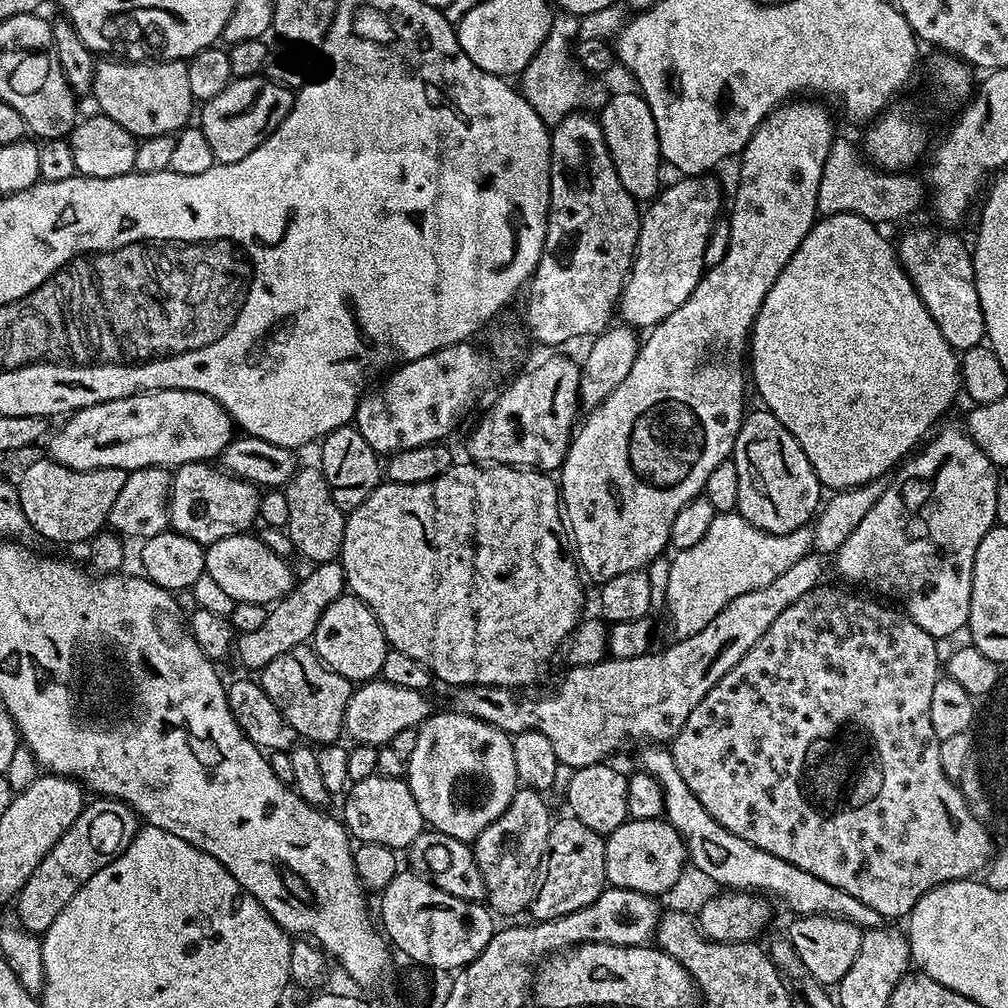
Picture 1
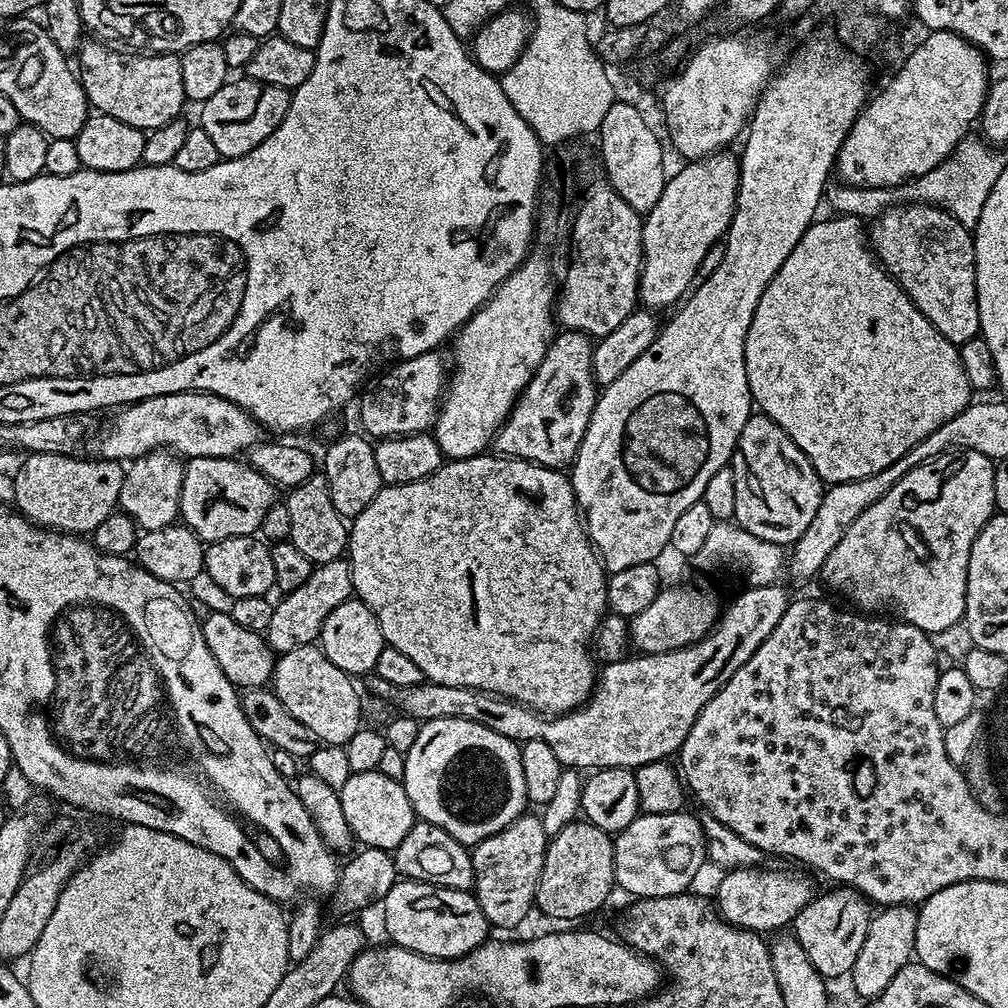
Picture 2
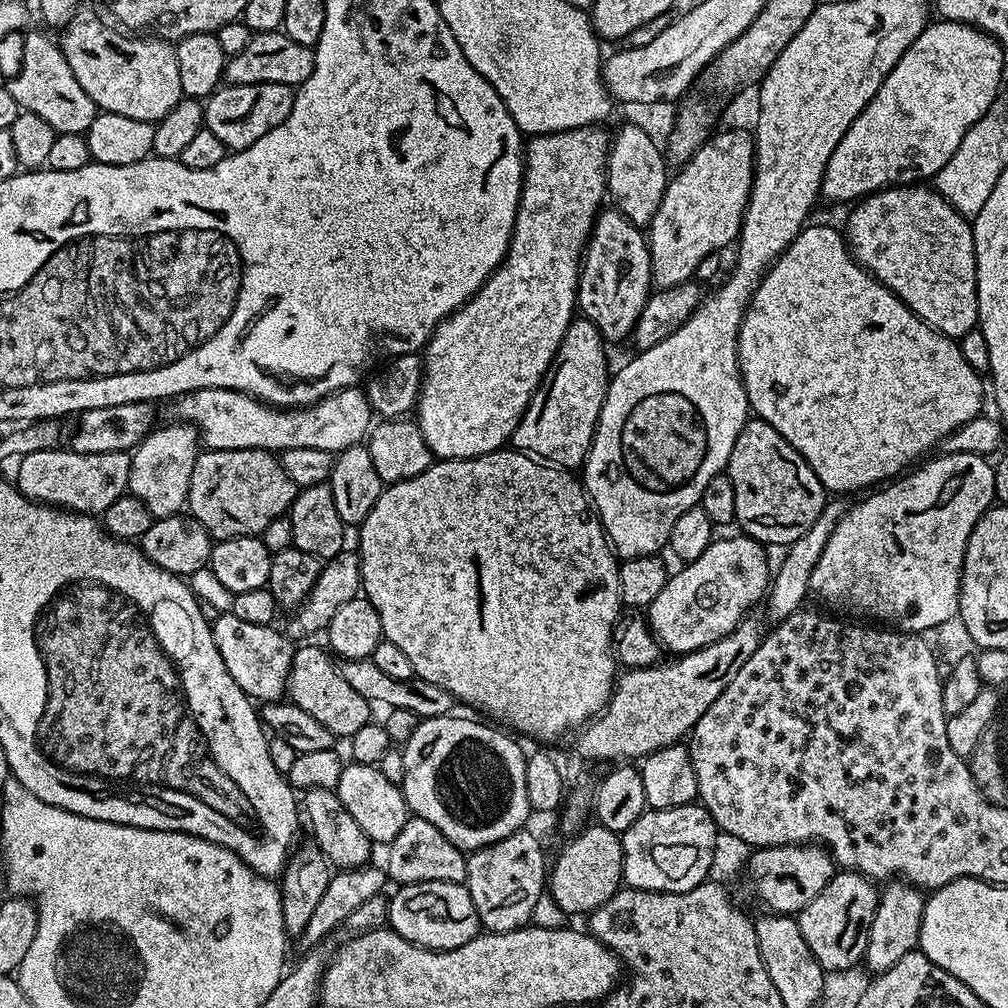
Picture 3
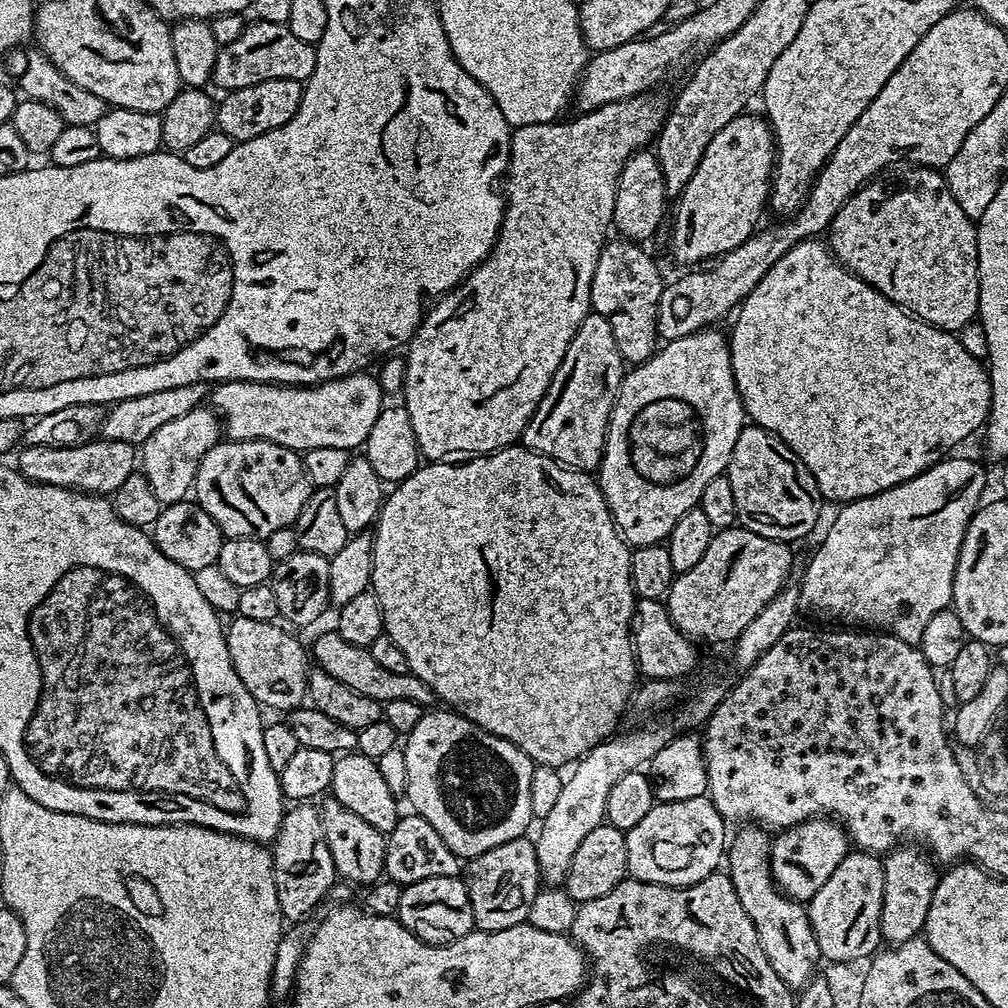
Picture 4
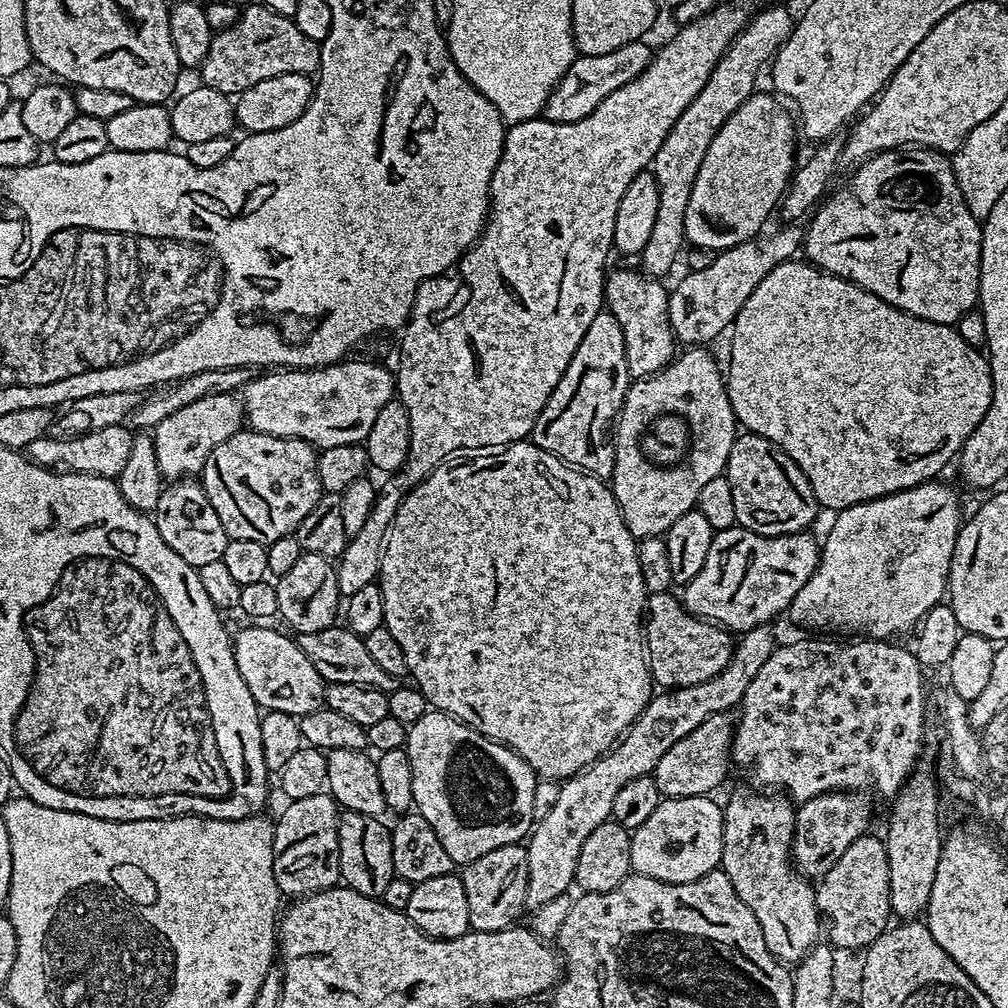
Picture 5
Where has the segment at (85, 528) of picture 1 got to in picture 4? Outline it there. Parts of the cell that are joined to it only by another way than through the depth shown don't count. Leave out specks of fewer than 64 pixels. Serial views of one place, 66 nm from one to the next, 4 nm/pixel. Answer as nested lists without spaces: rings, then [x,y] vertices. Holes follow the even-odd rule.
[[[93,438],[84,444],[69,448],[24,446],[19,452],[20,457],[14,464],[26,479],[39,484],[75,488],[78,492],[111,494],[116,492],[118,486],[122,486],[122,482],[126,482],[126,478],[130,478],[130,474],[138,468],[137,445],[103,438]]]

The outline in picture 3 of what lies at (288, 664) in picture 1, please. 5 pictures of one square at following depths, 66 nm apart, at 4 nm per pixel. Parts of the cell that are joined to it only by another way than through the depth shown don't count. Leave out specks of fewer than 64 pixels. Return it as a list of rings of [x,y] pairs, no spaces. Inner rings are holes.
[[[308,642],[293,651],[286,696],[291,703],[302,706],[302,710],[306,710],[306,714],[311,714],[317,722],[322,722],[322,726],[326,726],[326,730],[333,732],[337,738],[351,738],[362,730],[362,726],[370,723],[374,708],[370,701],[346,683],[337,661],[321,648],[315,648],[312,642]]]

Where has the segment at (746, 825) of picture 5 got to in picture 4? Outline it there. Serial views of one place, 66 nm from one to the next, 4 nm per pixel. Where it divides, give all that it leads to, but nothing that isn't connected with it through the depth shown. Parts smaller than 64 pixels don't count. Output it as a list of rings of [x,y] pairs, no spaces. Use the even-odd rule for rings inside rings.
[[[760,826],[741,828],[744,829],[733,840],[731,837],[726,848],[728,877],[732,879],[738,902],[742,902],[742,910],[750,914],[754,930],[758,930],[758,942],[762,946],[762,954],[766,954],[766,962],[774,966],[774,974],[778,974],[788,988],[799,990],[817,975],[816,963],[822,960],[808,909],[801,901],[784,895],[772,879],[773,837]]]

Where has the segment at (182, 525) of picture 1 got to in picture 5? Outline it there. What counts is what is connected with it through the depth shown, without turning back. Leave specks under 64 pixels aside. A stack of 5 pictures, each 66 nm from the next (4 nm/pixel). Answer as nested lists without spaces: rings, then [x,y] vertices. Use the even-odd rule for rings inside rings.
[[[251,430],[235,432],[218,445],[204,464],[202,483],[206,498],[210,498],[210,506],[218,513],[229,540],[262,542],[267,546],[278,542],[278,538],[293,535],[302,518],[314,510],[322,495],[317,459],[317,449],[304,440],[278,438]]]

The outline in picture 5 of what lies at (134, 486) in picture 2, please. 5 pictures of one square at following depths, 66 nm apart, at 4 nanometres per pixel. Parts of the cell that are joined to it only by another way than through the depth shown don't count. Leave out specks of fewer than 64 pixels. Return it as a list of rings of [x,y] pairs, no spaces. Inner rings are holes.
[[[231,392],[198,398],[198,402],[182,406],[182,410],[170,414],[170,418],[164,419],[151,433],[161,477],[165,481],[175,482],[203,473],[204,464],[214,449],[226,442],[226,438],[241,431],[245,424],[241,397]]]

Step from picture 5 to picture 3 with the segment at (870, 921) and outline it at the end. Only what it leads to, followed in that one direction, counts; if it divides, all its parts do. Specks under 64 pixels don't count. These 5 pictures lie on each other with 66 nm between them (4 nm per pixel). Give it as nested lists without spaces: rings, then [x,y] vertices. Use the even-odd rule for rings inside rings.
[[[851,870],[837,871],[835,876],[826,882],[826,886],[803,908],[795,917],[796,924],[802,930],[802,938],[806,938],[806,946],[818,958],[818,962],[824,967],[825,973],[846,970],[848,967],[859,965],[864,959],[864,951],[870,938],[870,926],[874,922],[876,907],[880,901],[880,892],[877,885],[860,872]]]

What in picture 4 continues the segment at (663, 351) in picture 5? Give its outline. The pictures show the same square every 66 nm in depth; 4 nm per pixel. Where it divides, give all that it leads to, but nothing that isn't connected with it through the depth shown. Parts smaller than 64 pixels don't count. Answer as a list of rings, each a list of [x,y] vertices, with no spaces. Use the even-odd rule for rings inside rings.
[[[609,239],[598,254],[598,266],[594,266],[590,286],[592,311],[602,314],[602,318],[610,322],[620,359],[632,366],[649,360],[658,347],[656,315],[666,283],[665,277],[660,277],[659,266],[640,248],[643,247],[631,240]]]

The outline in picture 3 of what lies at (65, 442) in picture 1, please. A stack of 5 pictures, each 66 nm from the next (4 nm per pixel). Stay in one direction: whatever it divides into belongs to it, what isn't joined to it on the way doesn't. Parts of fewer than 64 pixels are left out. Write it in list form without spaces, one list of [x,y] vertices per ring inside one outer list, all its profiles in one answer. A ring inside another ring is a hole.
[[[360,386],[331,392],[317,404],[303,408],[277,408],[263,400],[255,400],[245,392],[235,392],[229,388],[203,388],[186,392],[175,404],[176,412],[180,415],[177,417],[199,432],[203,447],[208,450],[261,448],[279,454],[295,448],[313,448],[339,454],[361,443],[374,420],[367,391]]]

